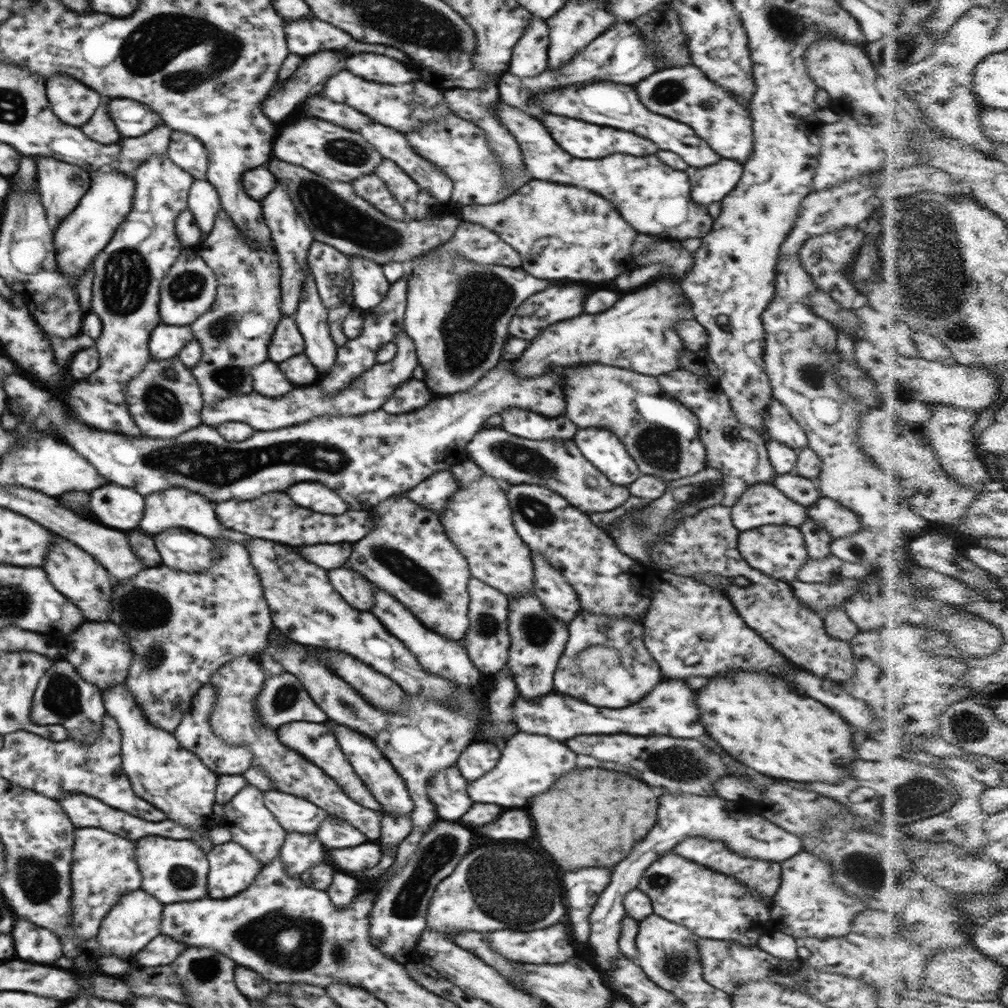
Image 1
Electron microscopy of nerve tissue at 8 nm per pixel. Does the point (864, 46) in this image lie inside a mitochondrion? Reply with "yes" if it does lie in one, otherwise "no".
no

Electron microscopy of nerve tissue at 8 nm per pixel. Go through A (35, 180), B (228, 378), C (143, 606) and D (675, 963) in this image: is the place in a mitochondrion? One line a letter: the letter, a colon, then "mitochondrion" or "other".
A: other
B: mitochondrion
C: mitochondrion
D: mitochondrion

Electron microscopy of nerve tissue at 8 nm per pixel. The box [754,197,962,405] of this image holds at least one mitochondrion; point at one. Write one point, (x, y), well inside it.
(812, 376)

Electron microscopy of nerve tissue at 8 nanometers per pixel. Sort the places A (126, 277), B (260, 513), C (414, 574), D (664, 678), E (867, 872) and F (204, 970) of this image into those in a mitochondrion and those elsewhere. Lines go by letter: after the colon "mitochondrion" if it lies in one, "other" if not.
A: mitochondrion
B: mitochondrion
C: mitochondrion
D: other
E: mitochondrion
F: mitochondrion

